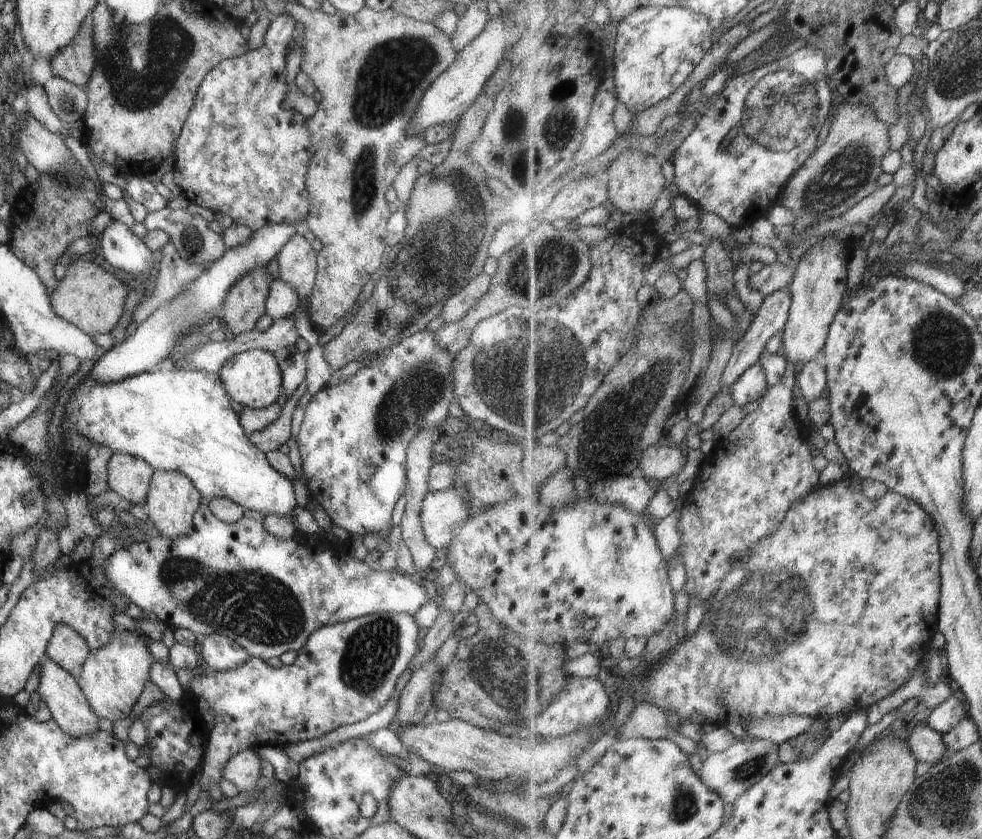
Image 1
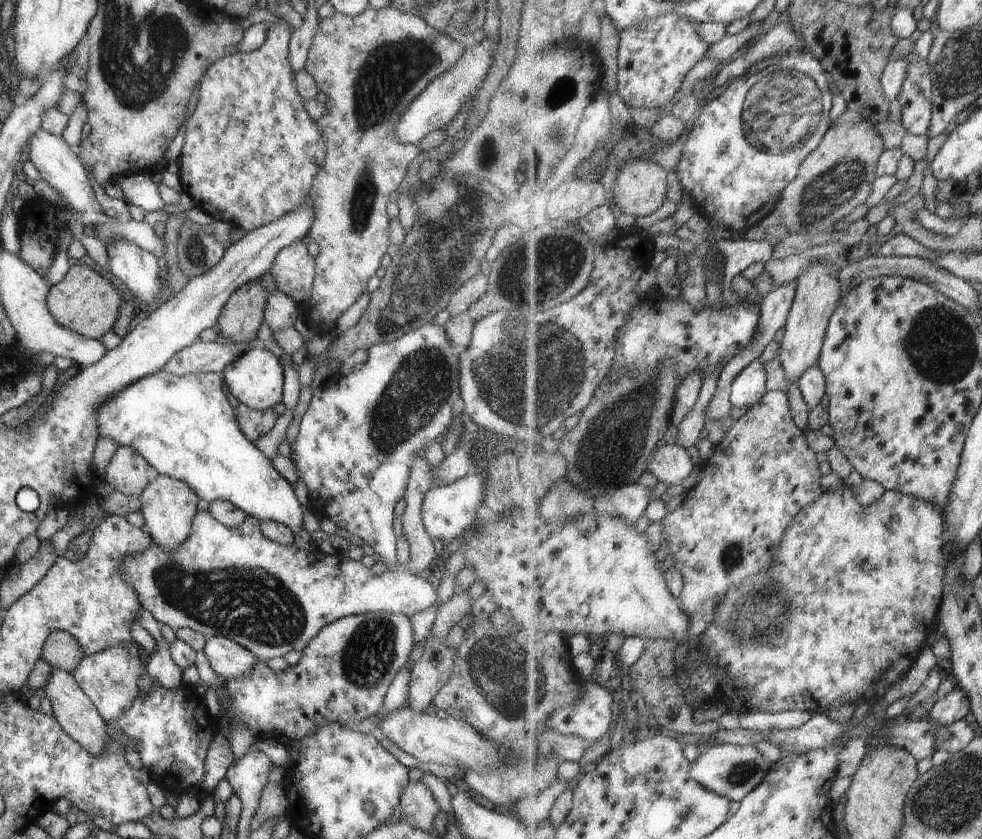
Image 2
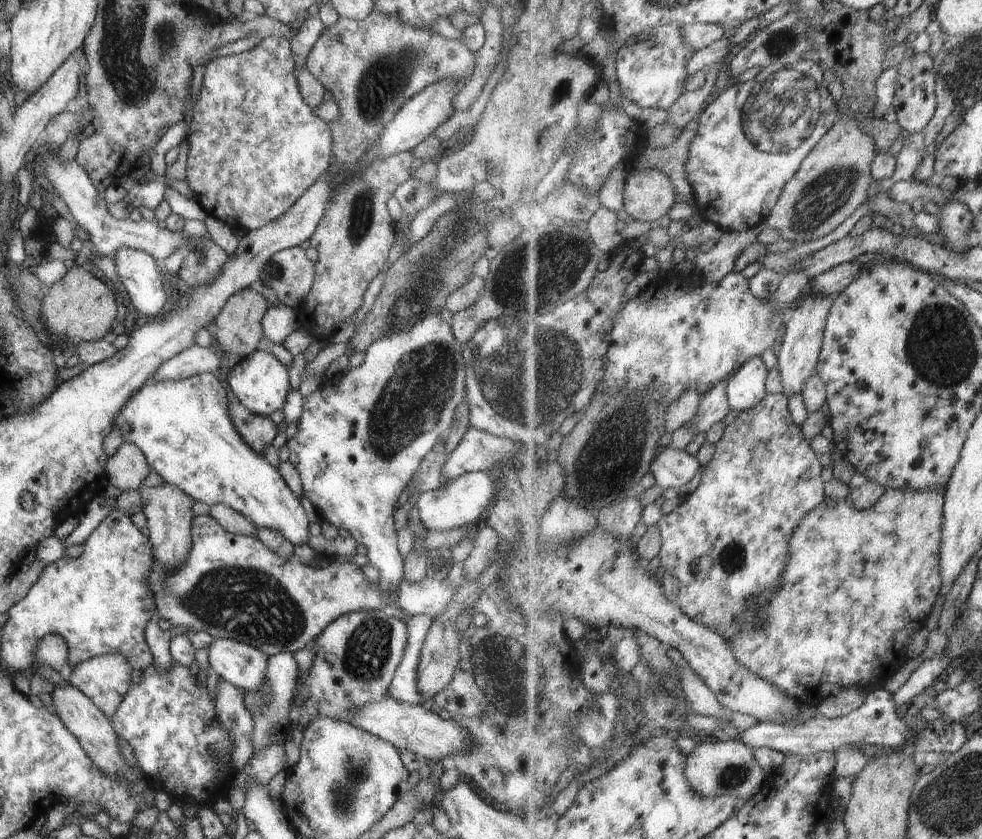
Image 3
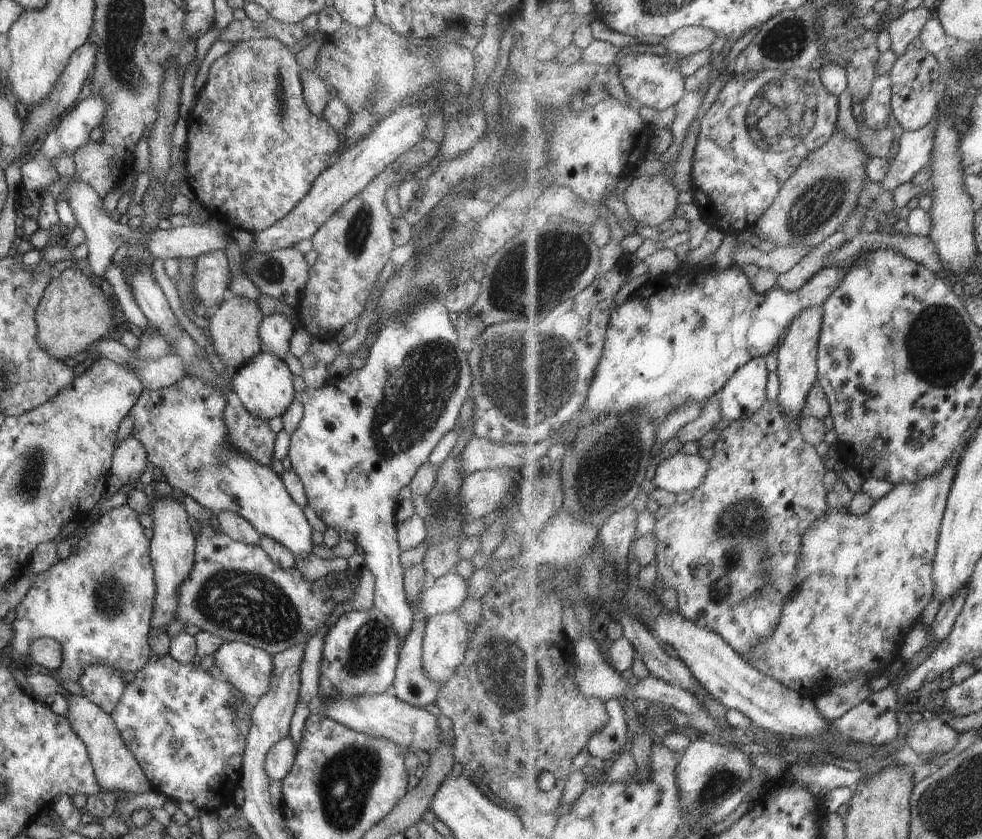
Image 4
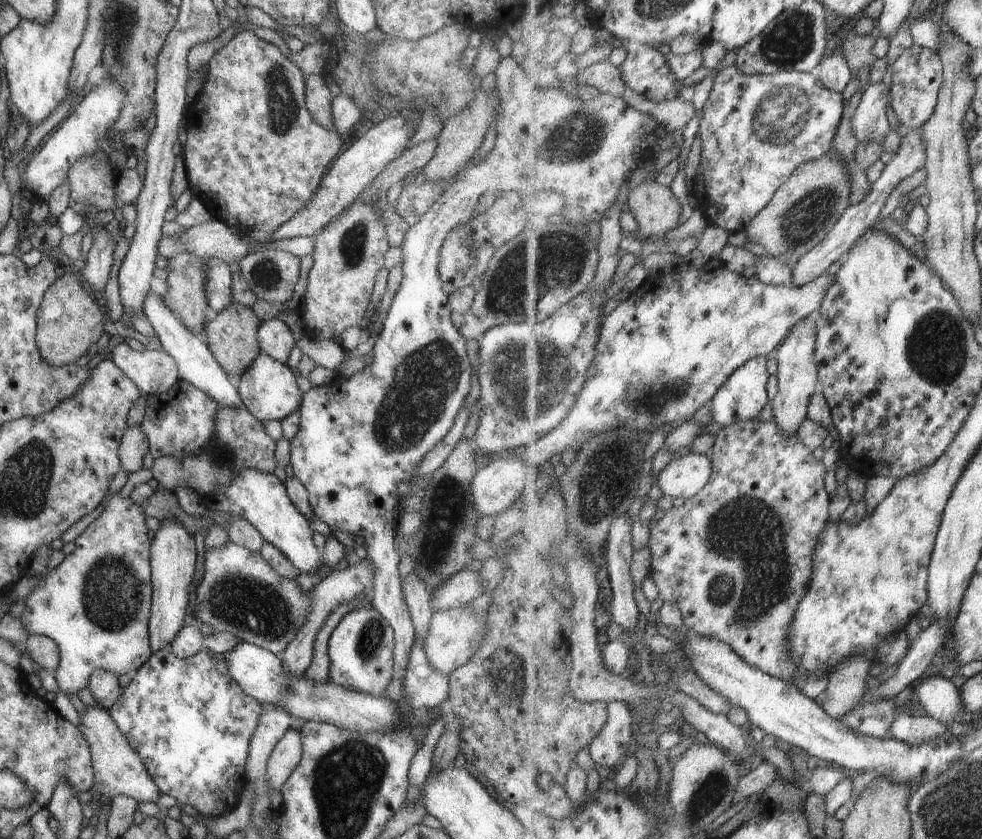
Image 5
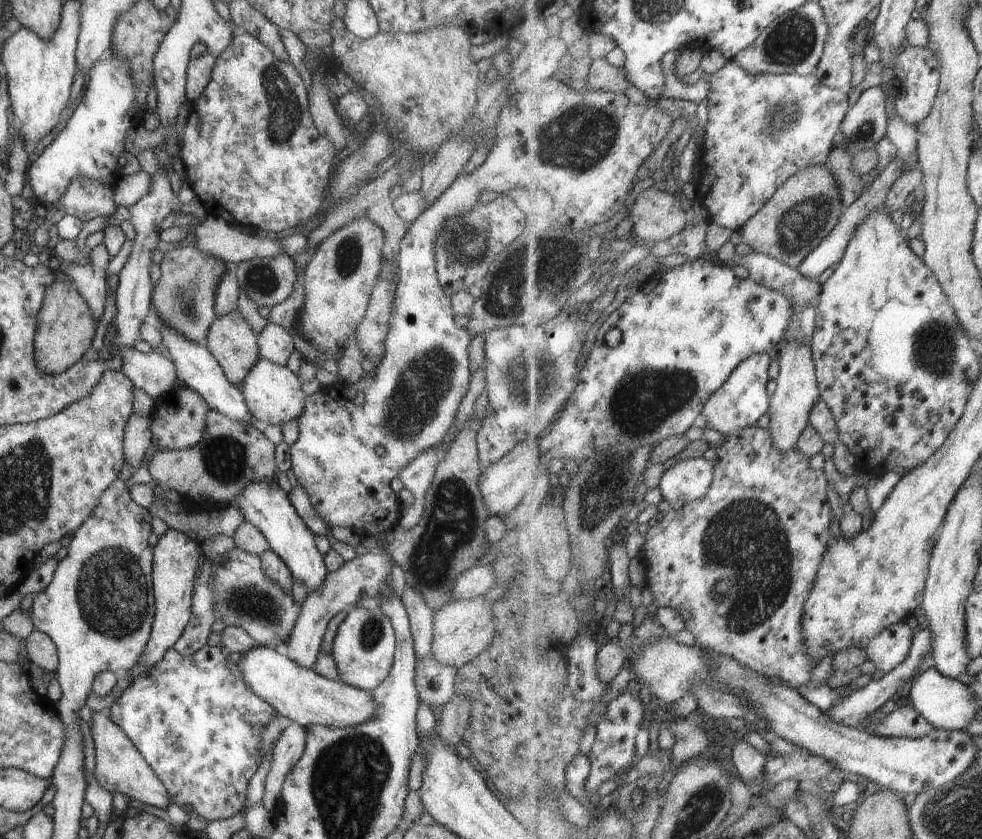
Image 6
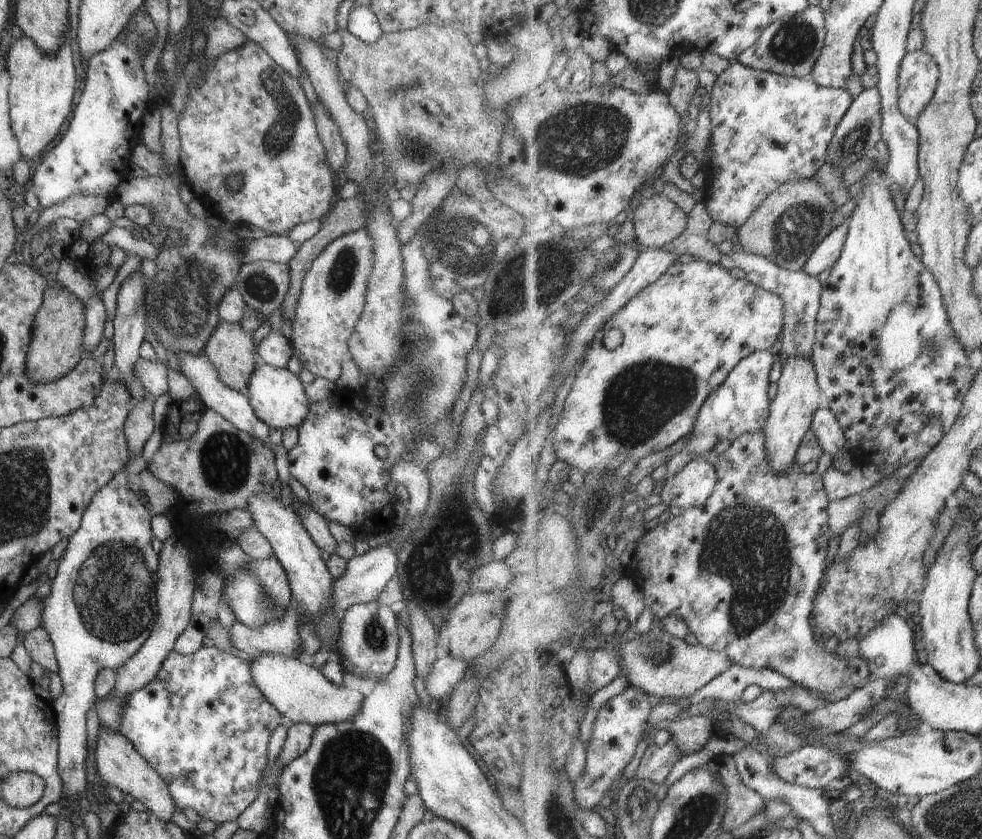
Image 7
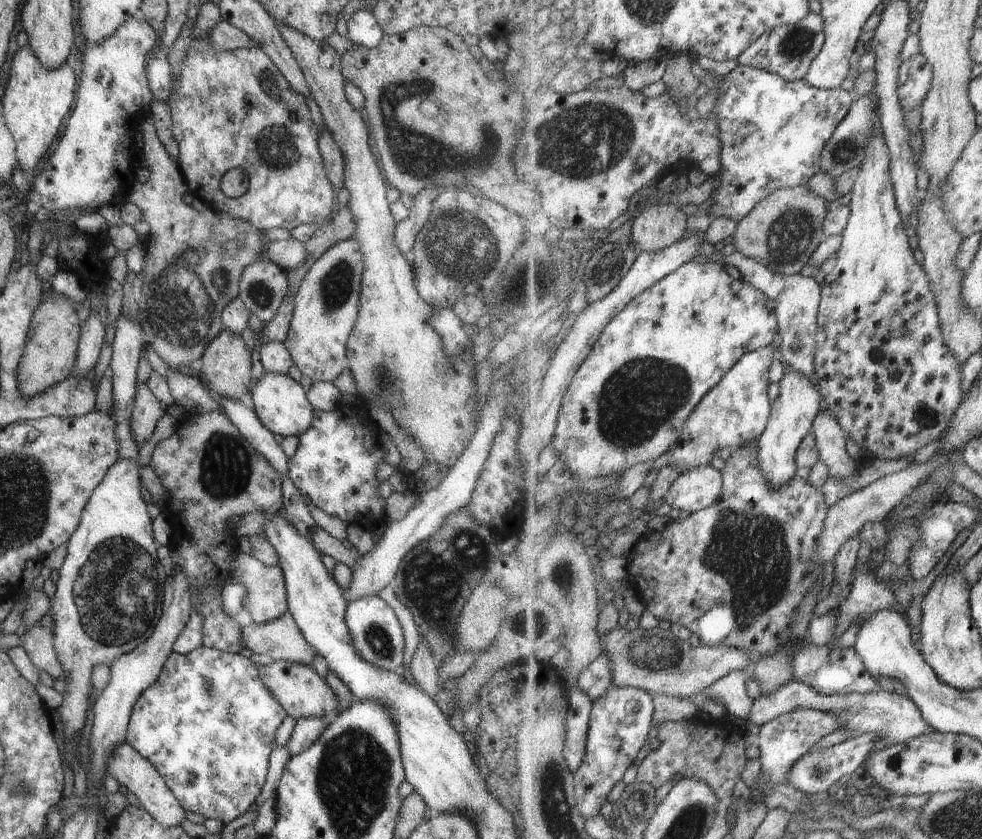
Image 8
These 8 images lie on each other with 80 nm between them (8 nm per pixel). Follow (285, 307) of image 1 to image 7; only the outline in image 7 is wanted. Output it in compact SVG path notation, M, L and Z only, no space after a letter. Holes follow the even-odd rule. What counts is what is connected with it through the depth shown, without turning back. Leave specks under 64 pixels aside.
M271 329L268 334L256 344L256 354L259 363L265 363L273 368L286 368L289 357L293 354L292 346L277 329Z

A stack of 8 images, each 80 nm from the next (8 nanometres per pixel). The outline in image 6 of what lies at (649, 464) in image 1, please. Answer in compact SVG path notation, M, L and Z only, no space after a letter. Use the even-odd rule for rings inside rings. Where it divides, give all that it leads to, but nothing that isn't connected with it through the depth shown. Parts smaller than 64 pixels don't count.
M703 457L676 462L667 469L659 483L663 498L671 505L687 503L705 496L714 479L715 465Z

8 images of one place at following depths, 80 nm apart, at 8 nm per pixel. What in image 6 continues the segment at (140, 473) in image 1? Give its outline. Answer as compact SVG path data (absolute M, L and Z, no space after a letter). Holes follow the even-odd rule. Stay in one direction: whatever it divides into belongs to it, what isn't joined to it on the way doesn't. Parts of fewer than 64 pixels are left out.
M131 413L127 417L122 436L122 451L124 461L136 469L145 462L143 453L150 445L151 433L148 423L149 417L142 417Z

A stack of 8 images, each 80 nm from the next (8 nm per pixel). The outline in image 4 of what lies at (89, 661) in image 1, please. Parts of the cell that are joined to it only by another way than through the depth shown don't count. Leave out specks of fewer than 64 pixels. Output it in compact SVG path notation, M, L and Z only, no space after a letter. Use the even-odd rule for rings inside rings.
M93 664L81 672L81 678L76 683L83 689L85 698L92 704L97 704L106 714L110 714L124 692L124 674L111 666Z

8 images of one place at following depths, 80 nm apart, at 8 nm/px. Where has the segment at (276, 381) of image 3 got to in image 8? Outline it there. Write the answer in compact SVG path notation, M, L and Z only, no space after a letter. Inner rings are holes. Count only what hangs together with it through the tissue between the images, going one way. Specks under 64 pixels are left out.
M264 372L253 381L247 397L248 405L254 410L259 422L273 434L279 434L282 437L297 436L309 426L312 419L314 408L306 399L305 390L288 374Z

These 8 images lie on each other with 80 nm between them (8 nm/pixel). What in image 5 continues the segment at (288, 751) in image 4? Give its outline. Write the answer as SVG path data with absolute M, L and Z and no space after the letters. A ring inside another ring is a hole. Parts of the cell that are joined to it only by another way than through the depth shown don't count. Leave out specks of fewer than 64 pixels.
M291 727L274 744L266 760L266 781L269 787L279 790L281 783L291 774L301 756L300 731Z

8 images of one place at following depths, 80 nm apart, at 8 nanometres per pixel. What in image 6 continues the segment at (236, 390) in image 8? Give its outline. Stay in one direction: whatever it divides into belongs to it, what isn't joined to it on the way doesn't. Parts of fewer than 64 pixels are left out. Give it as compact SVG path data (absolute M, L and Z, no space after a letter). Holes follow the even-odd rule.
M237 309L227 314L216 315L206 330L206 337L206 349L222 368L225 378L231 384L240 384L242 378L258 359L256 336L253 335L253 330L249 327L245 318L241 317L241 313Z

